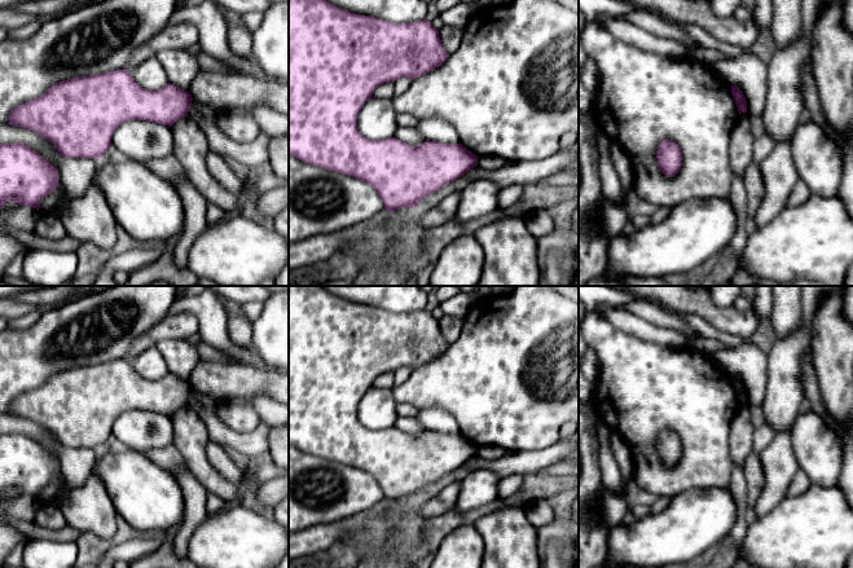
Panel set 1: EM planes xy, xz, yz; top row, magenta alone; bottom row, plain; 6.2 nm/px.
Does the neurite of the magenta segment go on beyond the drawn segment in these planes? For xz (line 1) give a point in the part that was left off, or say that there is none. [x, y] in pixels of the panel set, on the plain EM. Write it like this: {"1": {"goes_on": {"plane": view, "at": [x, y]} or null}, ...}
{"1": {"goes_on": null}}

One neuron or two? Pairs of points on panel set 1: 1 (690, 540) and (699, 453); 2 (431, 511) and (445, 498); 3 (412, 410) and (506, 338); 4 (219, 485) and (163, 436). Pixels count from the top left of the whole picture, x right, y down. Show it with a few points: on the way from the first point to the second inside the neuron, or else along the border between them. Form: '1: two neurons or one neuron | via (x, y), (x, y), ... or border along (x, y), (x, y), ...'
1: two neurons | border along (725, 488), (691, 488), (677, 493), (672, 498)
2: two neurons | border along (436, 496), (448, 510)
3: two neurons | border along (398, 403), (409, 403), (420, 409)
4: two neurons | border along (170, 417), (174, 444)

